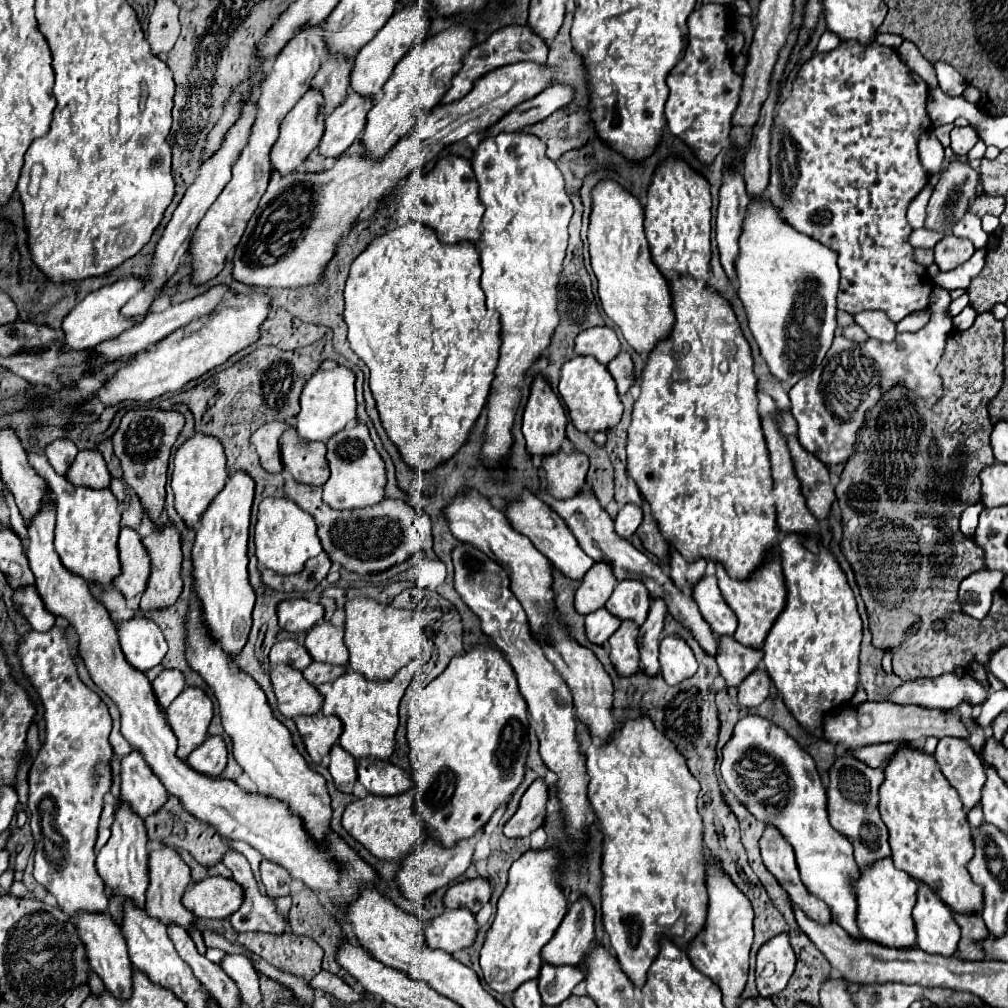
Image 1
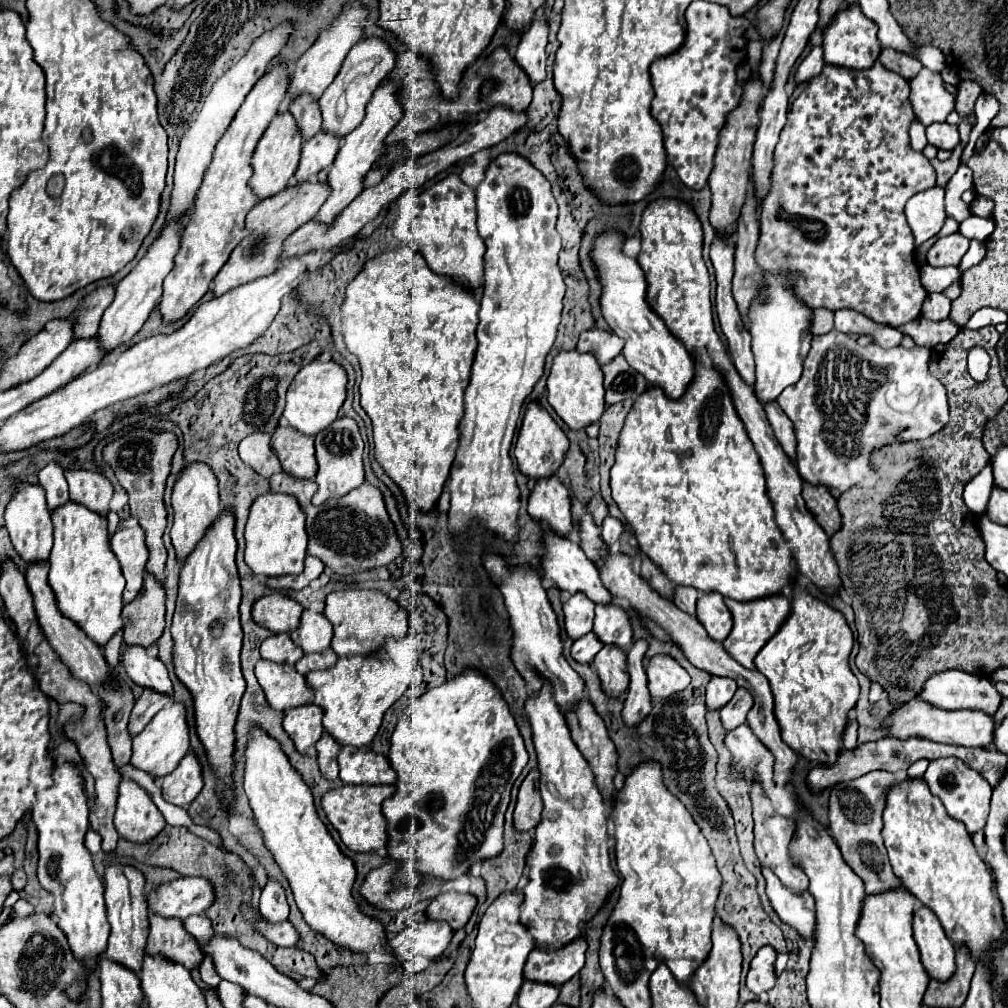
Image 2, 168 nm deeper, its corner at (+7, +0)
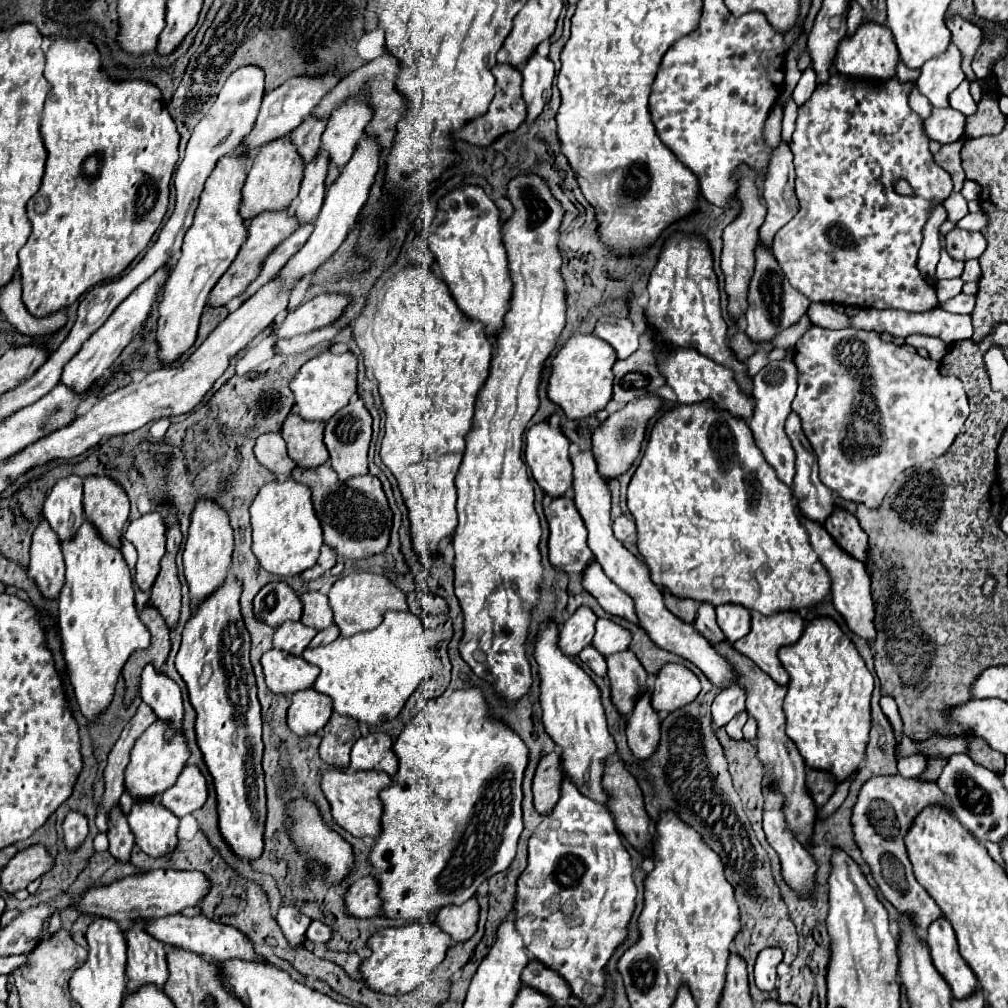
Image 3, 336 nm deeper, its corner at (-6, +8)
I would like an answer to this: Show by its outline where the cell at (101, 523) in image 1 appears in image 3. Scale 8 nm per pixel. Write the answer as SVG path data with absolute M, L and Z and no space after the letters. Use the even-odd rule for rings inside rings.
M83 519L77 533L71 539L63 541L61 545L63 555L65 555L67 573L65 573L65 585L59 593L59 629L63 637L63 651L67 659L69 679L75 689L79 709L89 721L99 717L113 701L117 679L129 655L135 649L143 649L149 645L149 631L139 619L139 611L135 605L135 591L133 591L133 579L129 573L129 565L123 553L117 551L117 547L109 545L107 541L103 543L103 539L99 537L101 535L93 527L93 523L89 519Z

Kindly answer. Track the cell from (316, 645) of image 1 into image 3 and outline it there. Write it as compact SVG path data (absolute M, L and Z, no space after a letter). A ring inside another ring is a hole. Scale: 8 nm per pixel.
M309 591L301 595L301 603L303 603L303 617L301 617L303 625L313 627L317 631L335 625L333 611L329 607L329 599L323 593Z

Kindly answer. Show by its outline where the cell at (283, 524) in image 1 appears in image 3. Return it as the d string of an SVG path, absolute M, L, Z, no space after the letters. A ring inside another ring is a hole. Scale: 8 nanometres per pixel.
M287 479L283 483L273 481L261 487L251 503L251 527L253 527L253 553L261 567L279 577L295 577L313 567L319 559L323 545L321 525L315 517L311 491L307 485Z

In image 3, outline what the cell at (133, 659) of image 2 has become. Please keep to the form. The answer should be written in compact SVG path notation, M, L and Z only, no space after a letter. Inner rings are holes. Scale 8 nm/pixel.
M145 665L141 673L141 695L155 711L157 719L173 721L173 727L181 727L183 721L183 691L167 673L157 671L153 665Z

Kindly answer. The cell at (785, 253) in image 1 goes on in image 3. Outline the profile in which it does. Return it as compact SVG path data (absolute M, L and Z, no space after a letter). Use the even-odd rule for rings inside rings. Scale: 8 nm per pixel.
M789 347L785 359L775 363L777 369L773 367L765 367L761 369L755 377L753 377L753 397L755 397L755 413L753 419L749 421L749 427L767 459L767 463L777 471L777 477L787 483L793 485L793 475L795 475L795 453L791 447L789 437L783 431L783 423L787 419L787 415L791 413L791 401L797 393L797 379L799 379L799 369L795 365L795 349Z

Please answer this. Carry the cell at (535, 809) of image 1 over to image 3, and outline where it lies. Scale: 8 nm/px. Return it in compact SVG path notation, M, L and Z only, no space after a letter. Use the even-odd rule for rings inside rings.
M547 753L541 757L535 777L533 777L533 805L535 811L541 815L549 815L559 799L559 785L561 785L561 769L559 769L559 755Z

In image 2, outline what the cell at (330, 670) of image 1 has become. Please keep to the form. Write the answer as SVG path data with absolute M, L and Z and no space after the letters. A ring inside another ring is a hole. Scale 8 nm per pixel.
M328 647L326 651L304 655L304 657L296 663L296 669L298 669L298 673L306 675L308 671L314 671L314 669L328 669L328 667L332 667L336 661L338 661L336 653Z

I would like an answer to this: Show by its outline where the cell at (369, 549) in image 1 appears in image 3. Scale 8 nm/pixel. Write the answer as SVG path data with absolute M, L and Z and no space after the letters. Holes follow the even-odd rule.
M329 463L317 469L295 467L291 477L311 489L315 515L323 527L323 539L337 551L339 557L343 557L345 561L359 561L371 555L379 555L389 547L393 513L377 477L361 475L343 483L335 477L335 471L329 467Z

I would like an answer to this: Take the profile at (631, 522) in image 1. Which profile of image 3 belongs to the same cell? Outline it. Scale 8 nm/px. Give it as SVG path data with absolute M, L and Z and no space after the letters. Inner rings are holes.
M621 515L621 517L617 517L613 521L613 531L615 531L615 537L619 541L625 541L629 535L635 533L635 521L629 519L629 517L625 517L625 515Z

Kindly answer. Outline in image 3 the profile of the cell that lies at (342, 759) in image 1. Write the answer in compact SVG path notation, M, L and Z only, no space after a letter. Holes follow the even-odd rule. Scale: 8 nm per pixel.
M331 715L323 731L325 735L319 745L321 759L337 769L349 767L349 751L353 743L361 737L355 719L343 719L341 715Z

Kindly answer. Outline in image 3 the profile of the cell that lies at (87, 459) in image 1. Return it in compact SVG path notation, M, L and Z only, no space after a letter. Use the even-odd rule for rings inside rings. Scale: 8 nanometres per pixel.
M89 475L85 477L83 509L101 537L113 547L121 547L119 537L129 517L129 497L125 489L107 475Z

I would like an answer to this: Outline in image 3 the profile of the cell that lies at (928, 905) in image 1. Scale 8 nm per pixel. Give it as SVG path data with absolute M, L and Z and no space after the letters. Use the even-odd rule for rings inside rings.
M939 917L931 923L927 931L927 943L931 949L933 965L951 985L953 997L965 999L965 995L971 995L979 989L979 981L967 961L961 957L955 931L945 917Z

